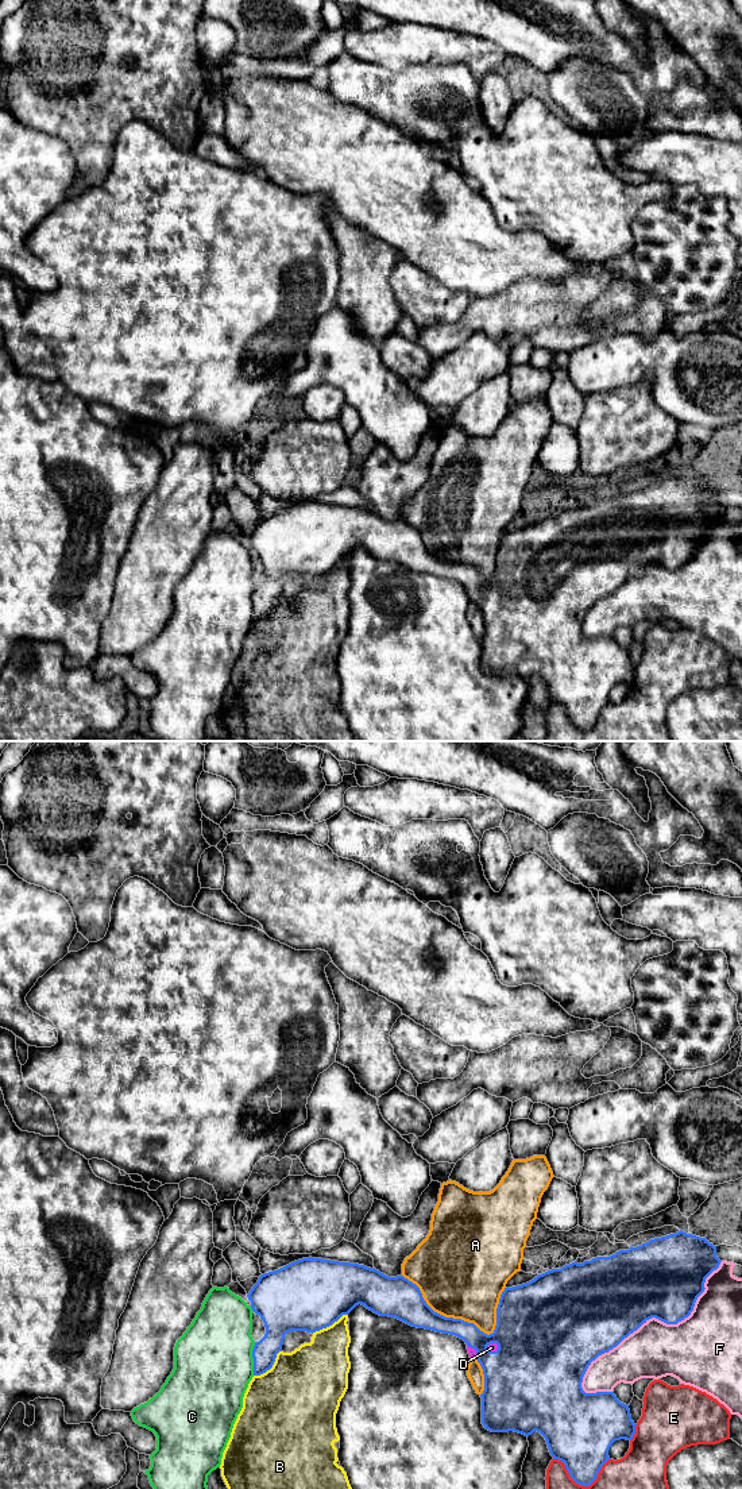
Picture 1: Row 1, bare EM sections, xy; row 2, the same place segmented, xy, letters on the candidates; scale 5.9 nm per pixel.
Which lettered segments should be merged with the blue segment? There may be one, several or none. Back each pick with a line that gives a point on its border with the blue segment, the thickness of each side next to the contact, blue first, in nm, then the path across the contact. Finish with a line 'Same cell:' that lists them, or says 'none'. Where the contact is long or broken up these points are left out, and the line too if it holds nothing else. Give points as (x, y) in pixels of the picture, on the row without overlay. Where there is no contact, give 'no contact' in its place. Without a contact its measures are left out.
D: contact xy (491, 586); calibres 440 and 50 nm; way xy (532, 577), (517, 586), (491, 586), (491, 591)
Same cell: D

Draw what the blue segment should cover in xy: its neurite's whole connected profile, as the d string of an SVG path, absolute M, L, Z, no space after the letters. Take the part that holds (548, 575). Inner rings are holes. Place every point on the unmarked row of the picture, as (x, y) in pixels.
M684 475L650 483L641 490L619 494L610 501L596 501L577 508L576 505L538 518L532 525L505 532L496 552L496 570L487 579L474 567L445 562L434 556L424 544L420 532L403 520L389 521L376 513L359 508L321 502L302 502L278 514L264 517L247 539L252 555L264 567L266 578L252 594L254 620L270 614L277 598L282 595L285 579L291 575L316 576L332 570L362 548L379 560L395 562L411 571L455 579L467 589L469 602L476 602L484 618L482 641L482 668L491 676L514 675L525 680L540 676L553 703L565 709L571 722L590 730L602 710L610 703L608 694L615 684L631 684L635 667L629 649L621 647L614 636L586 637L583 621L599 599L617 591L625 582L637 575L649 563L656 562L666 568L677 568L691 559L697 541L704 536L706 522L719 512L716 490L706 482Z

